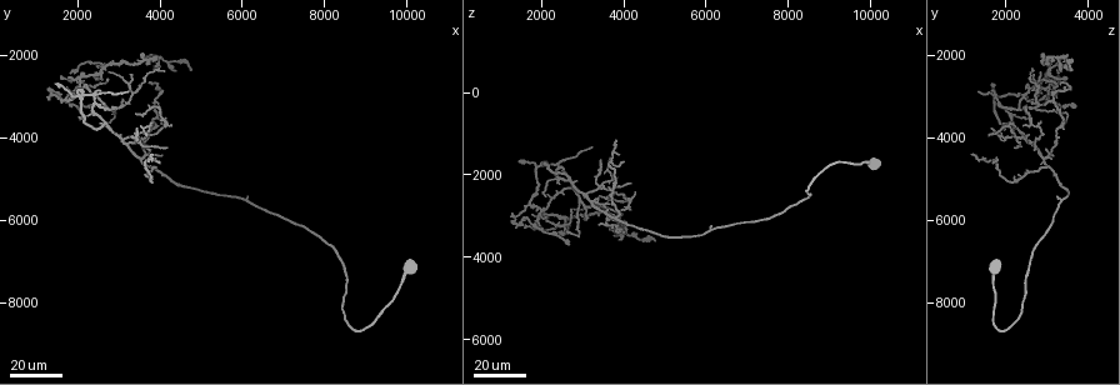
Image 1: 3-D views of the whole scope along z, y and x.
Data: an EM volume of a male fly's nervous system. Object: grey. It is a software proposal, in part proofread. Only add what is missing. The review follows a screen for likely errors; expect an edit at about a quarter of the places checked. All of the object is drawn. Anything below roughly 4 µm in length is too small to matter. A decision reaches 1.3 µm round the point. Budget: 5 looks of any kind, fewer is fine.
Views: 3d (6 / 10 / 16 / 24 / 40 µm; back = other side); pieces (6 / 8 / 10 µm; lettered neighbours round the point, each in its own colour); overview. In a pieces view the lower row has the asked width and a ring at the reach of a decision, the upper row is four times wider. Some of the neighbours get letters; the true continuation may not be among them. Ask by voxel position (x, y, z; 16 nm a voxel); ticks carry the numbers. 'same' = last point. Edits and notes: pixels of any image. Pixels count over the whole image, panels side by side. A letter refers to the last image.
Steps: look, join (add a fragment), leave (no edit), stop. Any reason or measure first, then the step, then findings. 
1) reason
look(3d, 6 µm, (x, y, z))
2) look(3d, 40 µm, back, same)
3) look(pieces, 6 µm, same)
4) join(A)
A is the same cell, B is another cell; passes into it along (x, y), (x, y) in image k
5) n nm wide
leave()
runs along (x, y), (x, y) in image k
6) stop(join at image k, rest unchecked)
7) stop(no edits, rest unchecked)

long arm stops here
look(3d, 24 µm, (3450, 3450, 2550))

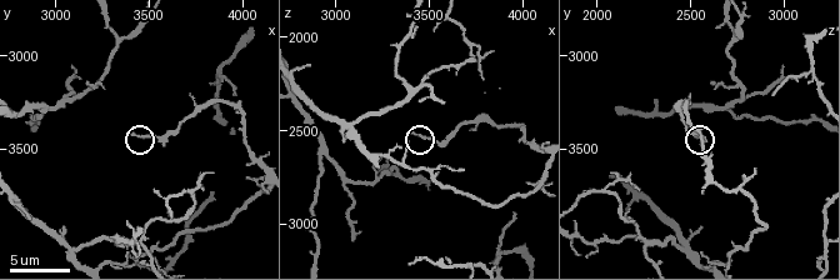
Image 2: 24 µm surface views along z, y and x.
look(pieces, 8 µm, (3400, 3420, 2520))

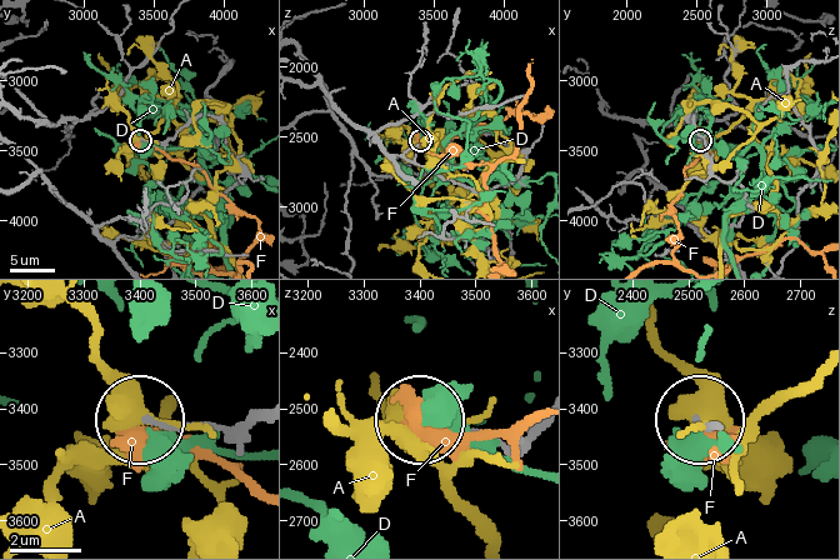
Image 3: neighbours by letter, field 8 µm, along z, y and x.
leave()
A, D and F are other cells; runs along (258, 411), (221, 430), (144, 420) in image 3; no lettered fragment goes on from it

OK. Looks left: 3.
branch stops here
look(3d, 40 µm, (3200, 2850, 1300))

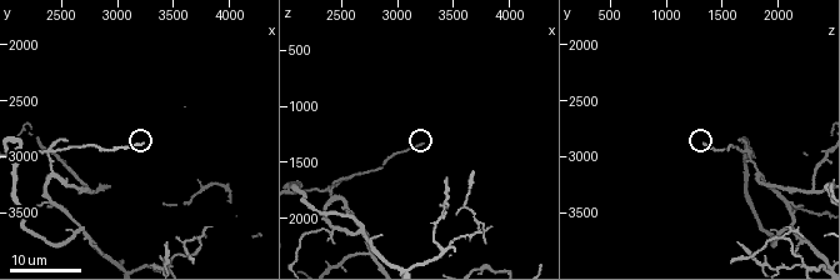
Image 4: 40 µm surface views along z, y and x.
see the neighbours
look(pieces, 8 µm, (3240, 2900, 1320))

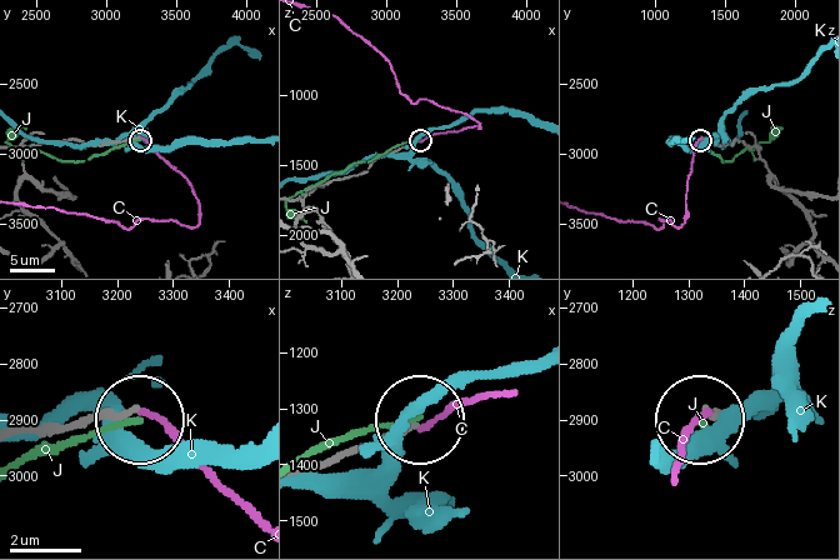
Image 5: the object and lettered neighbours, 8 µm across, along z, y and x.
170 nm wide
leave()
C, J and K are other cells; none of them fits

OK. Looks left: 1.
stop(no edits, rest unchecked)

